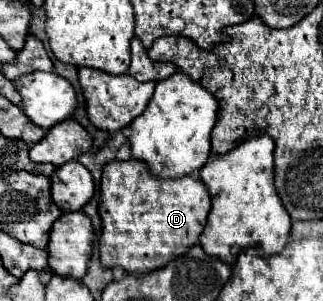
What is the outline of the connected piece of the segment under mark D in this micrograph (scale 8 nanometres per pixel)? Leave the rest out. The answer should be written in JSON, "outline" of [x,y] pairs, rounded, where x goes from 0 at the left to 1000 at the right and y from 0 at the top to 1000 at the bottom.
{"outline":[[[418,525],[393,538],[350,532],[325,545],[313,591],[313,671],[307,671],[307,718],[319,738],[319,771],[307,804],[319,884],[337,890],[375,884],[387,890],[387,904],[406,910],[449,910],[511,884],[536,857],[573,844],[579,817],[616,804],[616,777],[641,738],[647,698],[653,698],[653,651],[641,618],[610,578],[585,578],[560,591],[480,585],[449,538]]]}

